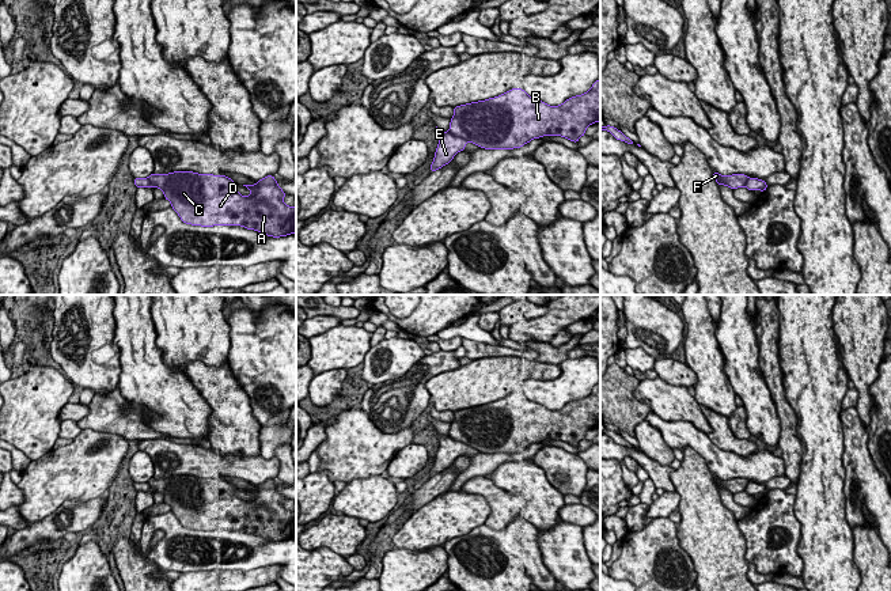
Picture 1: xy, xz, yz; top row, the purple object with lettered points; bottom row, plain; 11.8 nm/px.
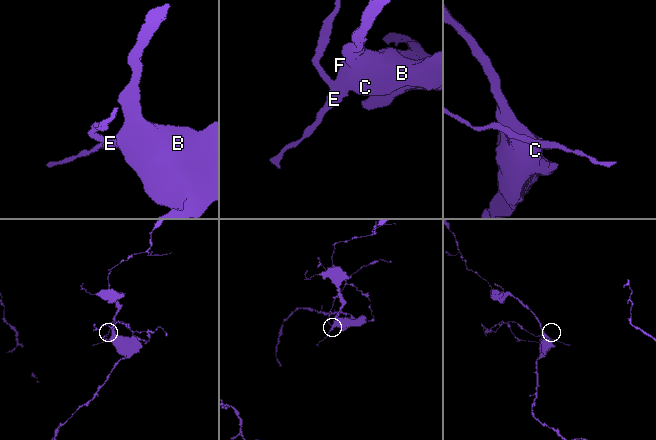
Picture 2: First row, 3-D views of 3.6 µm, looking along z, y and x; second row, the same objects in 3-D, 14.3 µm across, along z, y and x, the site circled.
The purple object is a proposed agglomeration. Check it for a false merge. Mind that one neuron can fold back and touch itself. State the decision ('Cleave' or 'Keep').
Cleave

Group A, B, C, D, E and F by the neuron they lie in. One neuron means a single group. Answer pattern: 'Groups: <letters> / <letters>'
Groups: A B C D F / E

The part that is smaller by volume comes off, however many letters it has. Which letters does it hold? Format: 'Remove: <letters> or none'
Remove: E

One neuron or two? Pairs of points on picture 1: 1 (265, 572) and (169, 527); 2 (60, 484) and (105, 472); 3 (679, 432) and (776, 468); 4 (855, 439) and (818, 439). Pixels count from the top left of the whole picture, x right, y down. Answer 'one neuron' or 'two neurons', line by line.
1: two neurons
2: one neuron
3: one neuron
4: two neurons

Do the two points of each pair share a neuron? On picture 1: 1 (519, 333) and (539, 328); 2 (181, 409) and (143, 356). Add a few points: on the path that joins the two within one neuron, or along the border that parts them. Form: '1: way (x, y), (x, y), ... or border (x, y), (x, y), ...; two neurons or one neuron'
1: way (524, 329), (534, 328); one neuron
2: way (167, 396), (143, 370); one neuron

